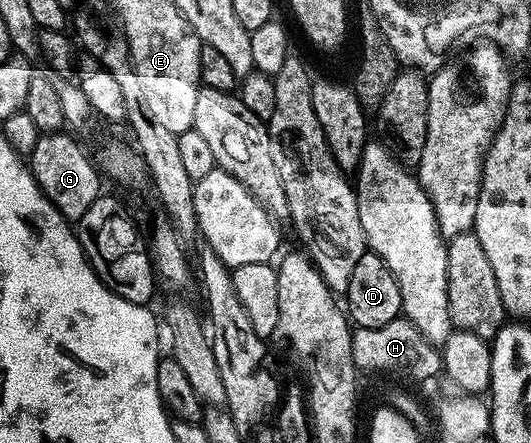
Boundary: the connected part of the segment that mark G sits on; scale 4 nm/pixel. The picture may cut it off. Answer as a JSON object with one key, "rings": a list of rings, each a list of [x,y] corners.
{"rings":[[[68,132],[42,133],[35,143],[35,151],[31,151],[27,164],[33,173],[34,179],[39,183],[43,195],[51,199],[54,207],[60,211],[70,223],[75,223],[95,203],[95,199],[102,196],[102,174],[98,166],[85,154],[85,149]]]}

